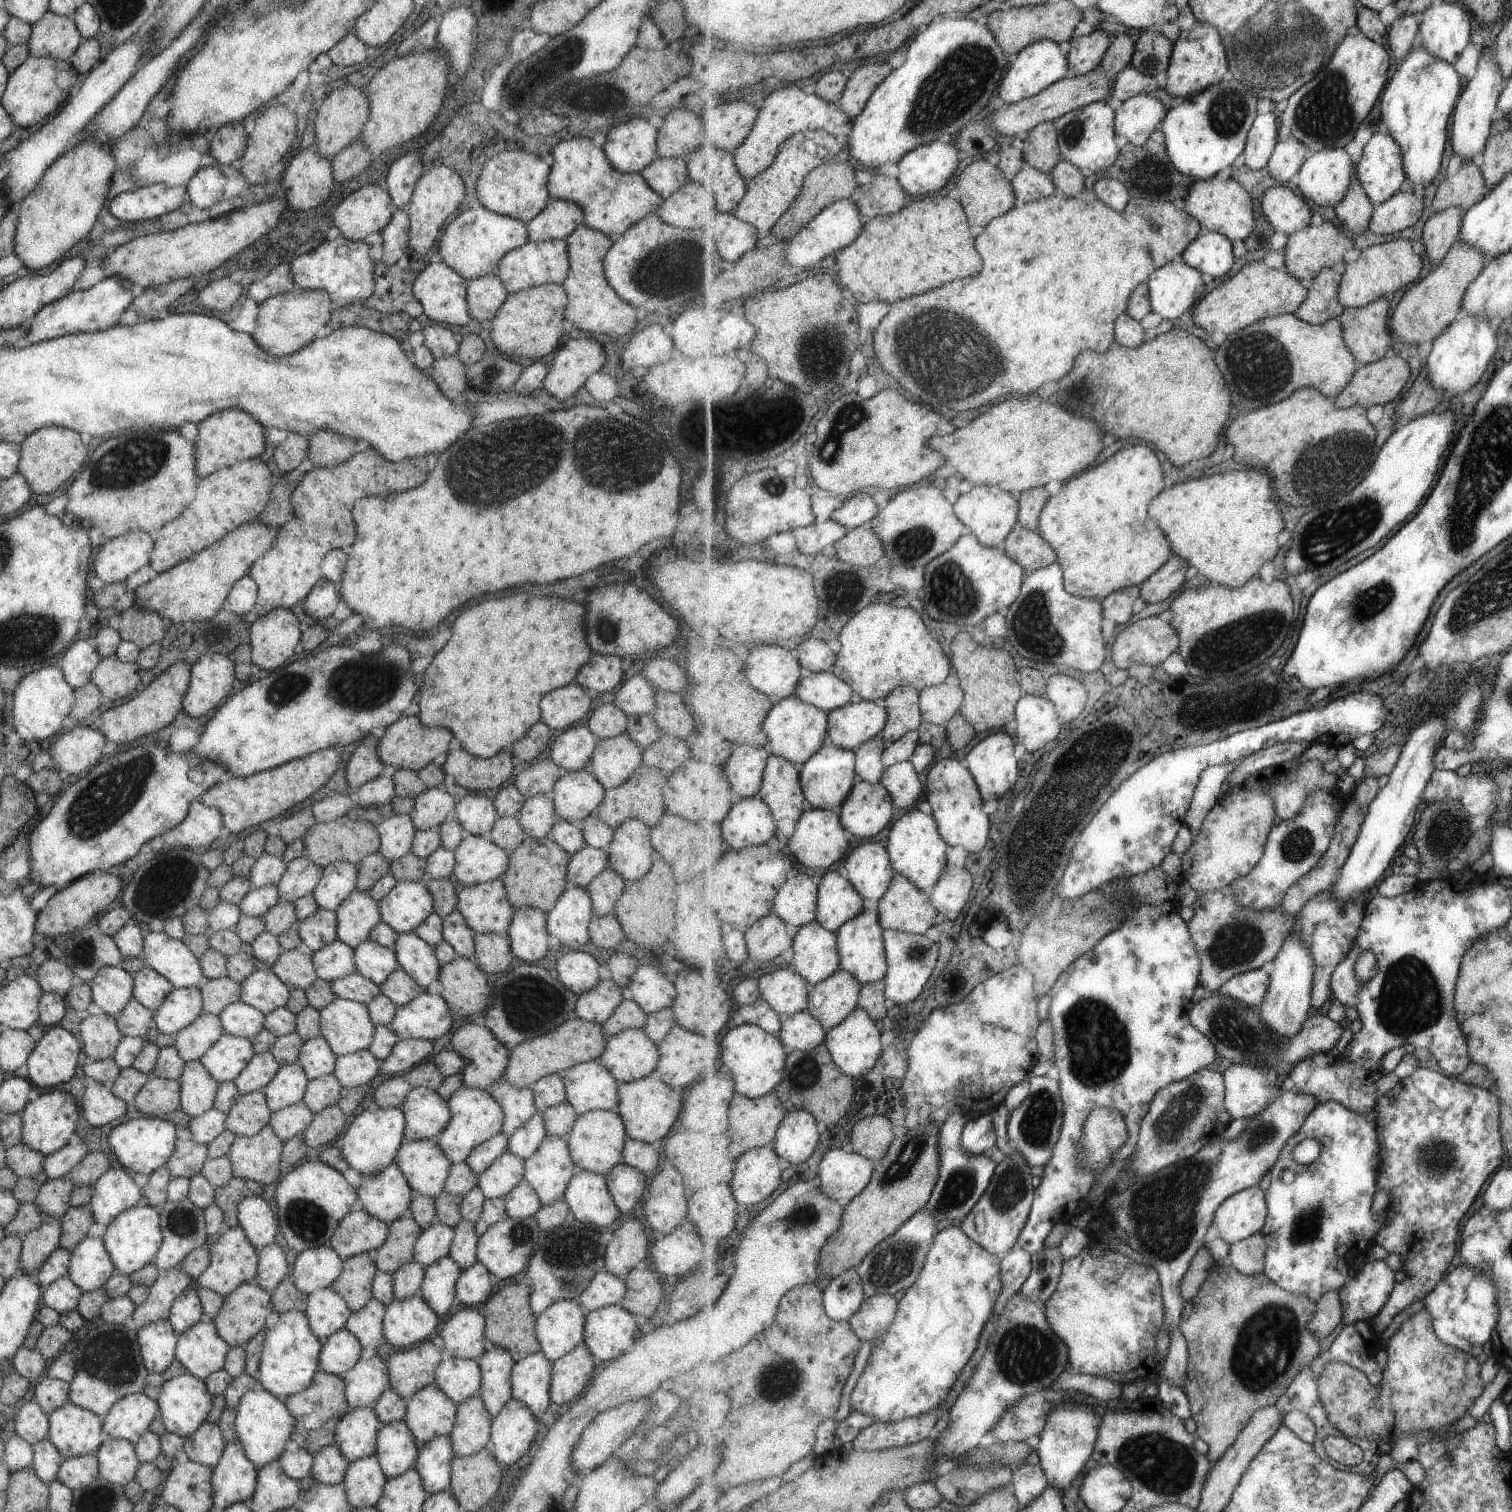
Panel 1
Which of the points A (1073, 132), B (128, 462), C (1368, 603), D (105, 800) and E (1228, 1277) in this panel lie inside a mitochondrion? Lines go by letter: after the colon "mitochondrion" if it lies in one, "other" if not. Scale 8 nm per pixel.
A: mitochondrion
B: mitochondrion
C: mitochondrion
D: mitochondrion
E: other

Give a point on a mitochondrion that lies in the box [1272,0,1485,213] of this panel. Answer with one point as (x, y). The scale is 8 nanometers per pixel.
(1322, 113)

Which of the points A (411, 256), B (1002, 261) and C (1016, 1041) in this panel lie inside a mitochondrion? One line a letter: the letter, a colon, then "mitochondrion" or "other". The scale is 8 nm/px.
A: other
B: other
C: other

